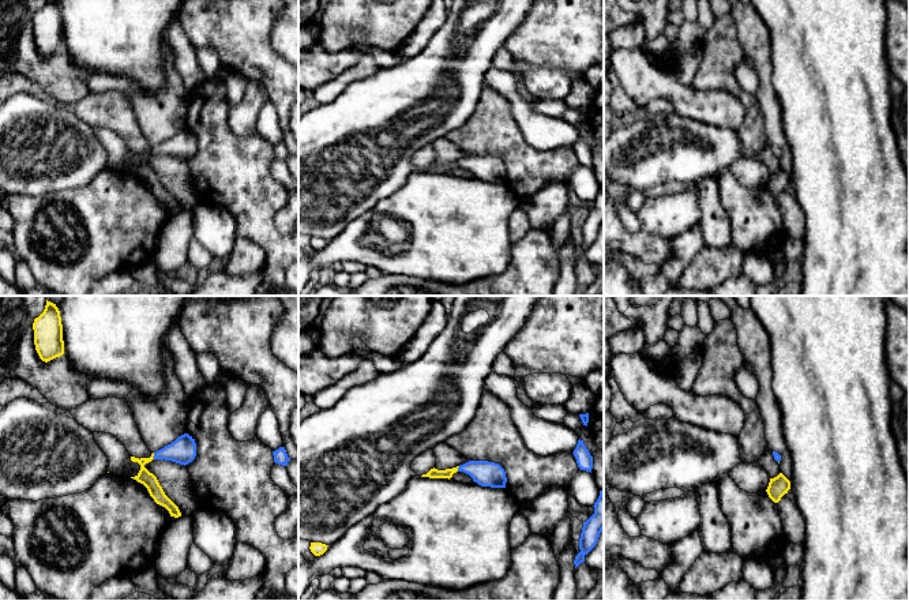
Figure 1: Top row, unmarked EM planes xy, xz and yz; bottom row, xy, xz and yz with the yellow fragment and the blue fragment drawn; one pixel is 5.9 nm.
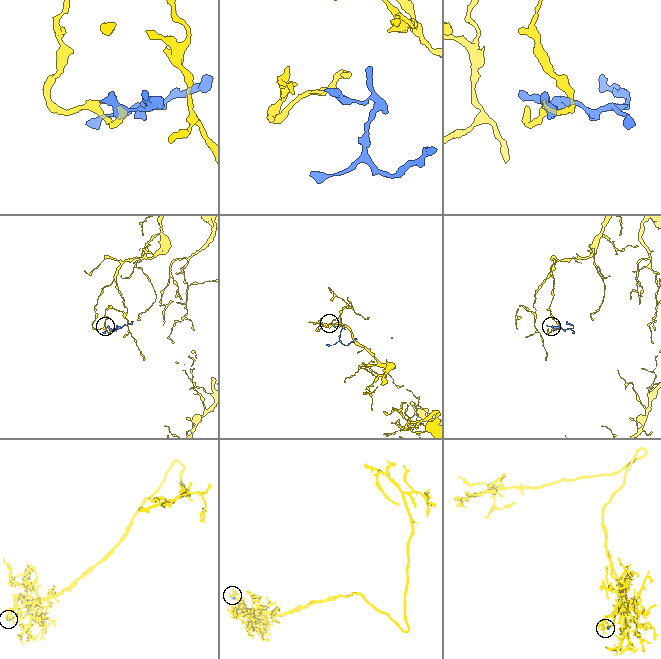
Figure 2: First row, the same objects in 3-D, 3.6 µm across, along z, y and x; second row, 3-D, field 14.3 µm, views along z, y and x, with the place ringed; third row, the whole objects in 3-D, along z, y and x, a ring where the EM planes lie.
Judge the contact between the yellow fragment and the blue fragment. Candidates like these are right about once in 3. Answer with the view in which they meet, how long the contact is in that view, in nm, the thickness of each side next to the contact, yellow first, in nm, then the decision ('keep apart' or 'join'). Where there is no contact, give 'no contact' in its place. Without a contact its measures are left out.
xy | 40 nm | 90/160 nm | join

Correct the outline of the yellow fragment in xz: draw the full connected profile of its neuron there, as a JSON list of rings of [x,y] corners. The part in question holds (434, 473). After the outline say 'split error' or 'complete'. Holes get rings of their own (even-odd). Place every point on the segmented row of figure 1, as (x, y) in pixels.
[[[469,461],[461,466],[446,470],[437,470],[433,467],[421,477],[450,480],[457,472],[469,474],[473,481],[481,487],[506,488],[507,477],[504,469],[499,463],[488,461]]]; split error

